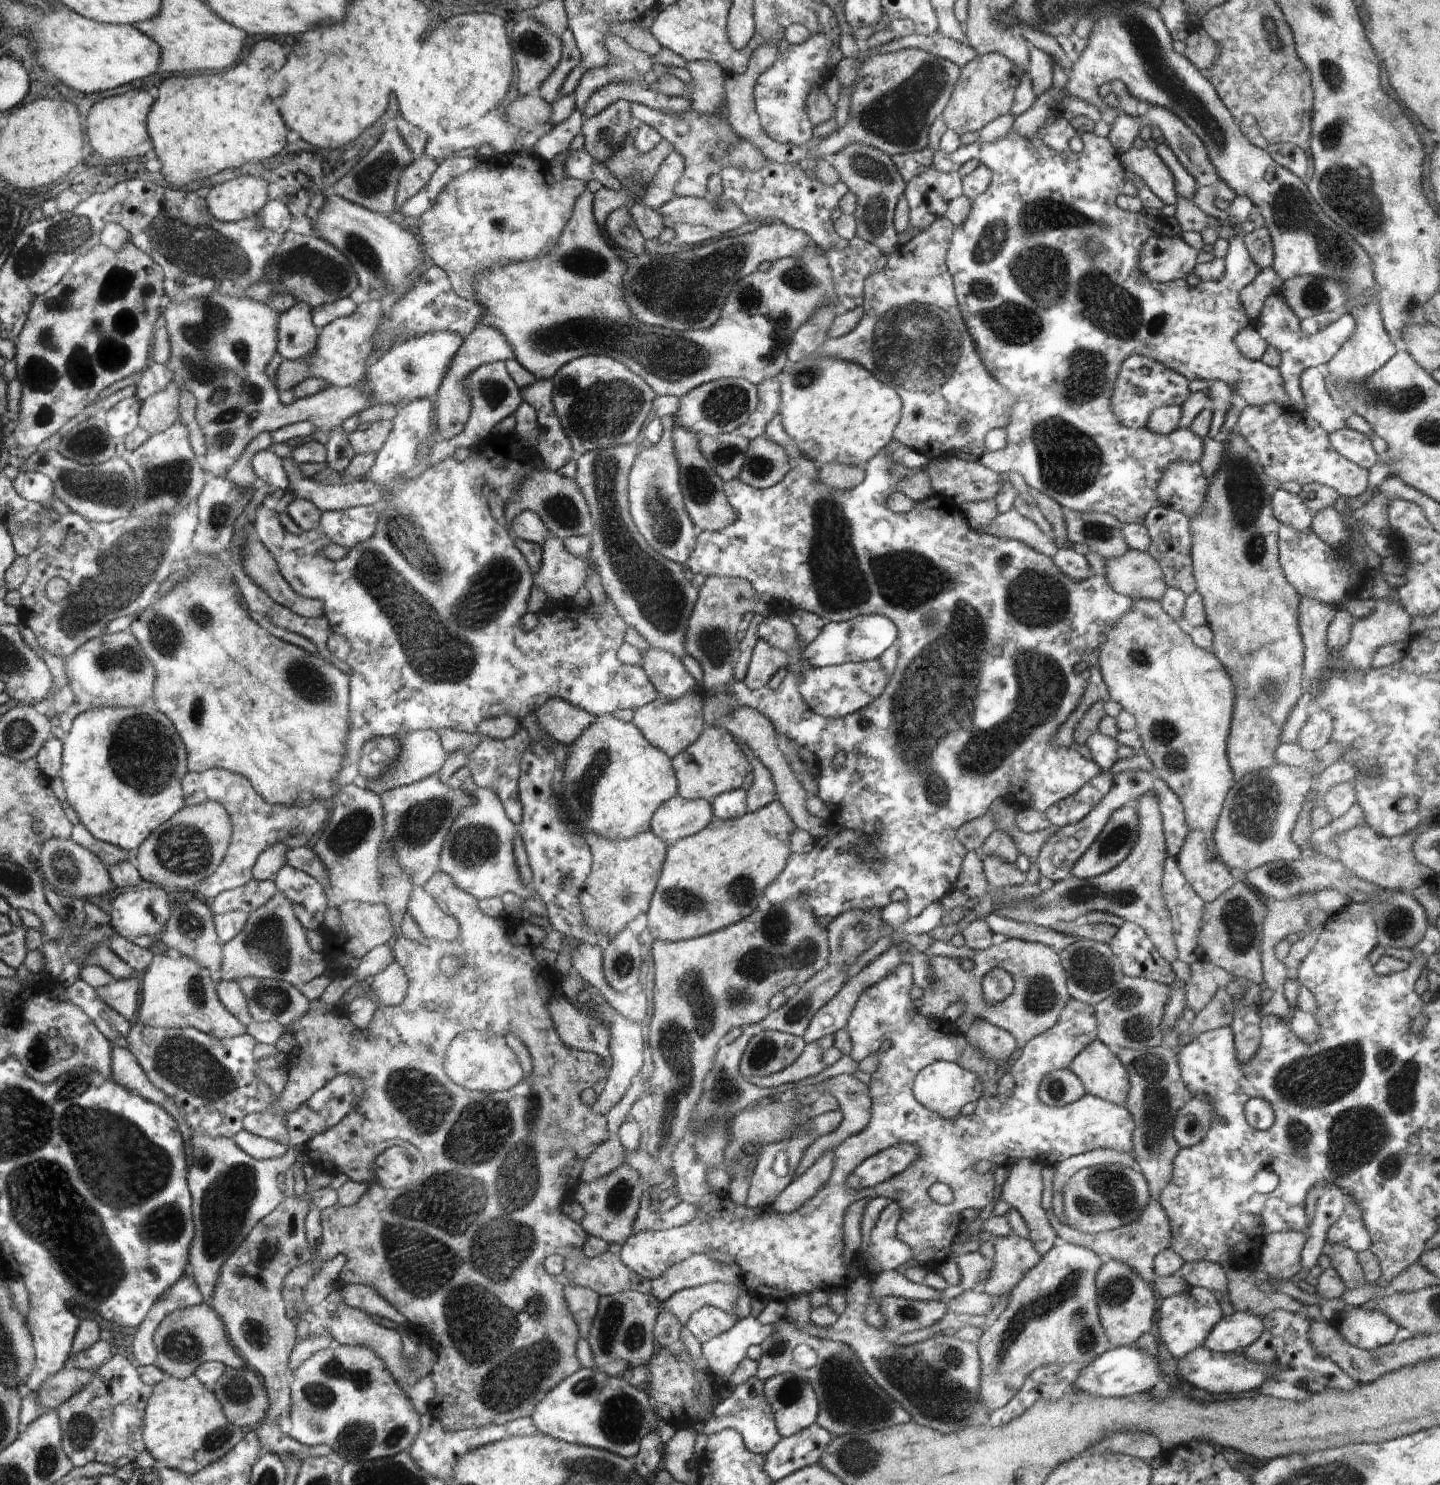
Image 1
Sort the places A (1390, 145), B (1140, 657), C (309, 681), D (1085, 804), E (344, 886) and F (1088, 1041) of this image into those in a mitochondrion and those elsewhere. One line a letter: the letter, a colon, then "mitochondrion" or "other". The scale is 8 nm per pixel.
A: other
B: mitochondrion
C: mitochondrion
D: other
E: other
F: other

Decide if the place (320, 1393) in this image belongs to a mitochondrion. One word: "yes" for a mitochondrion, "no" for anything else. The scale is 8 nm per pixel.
yes

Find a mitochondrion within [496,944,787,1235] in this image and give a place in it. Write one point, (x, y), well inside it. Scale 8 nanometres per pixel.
(725, 1090)

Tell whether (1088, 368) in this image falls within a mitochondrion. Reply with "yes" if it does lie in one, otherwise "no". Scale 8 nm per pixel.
yes

